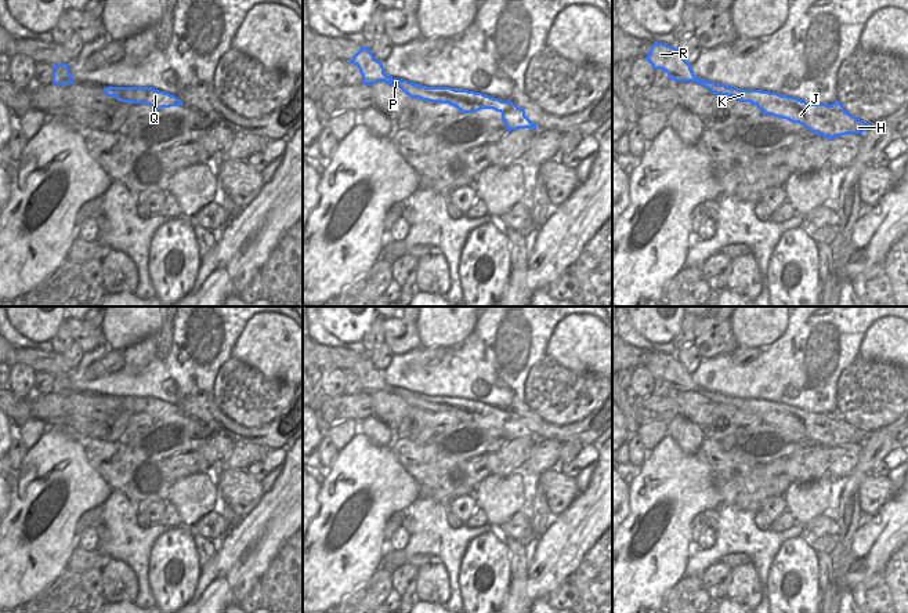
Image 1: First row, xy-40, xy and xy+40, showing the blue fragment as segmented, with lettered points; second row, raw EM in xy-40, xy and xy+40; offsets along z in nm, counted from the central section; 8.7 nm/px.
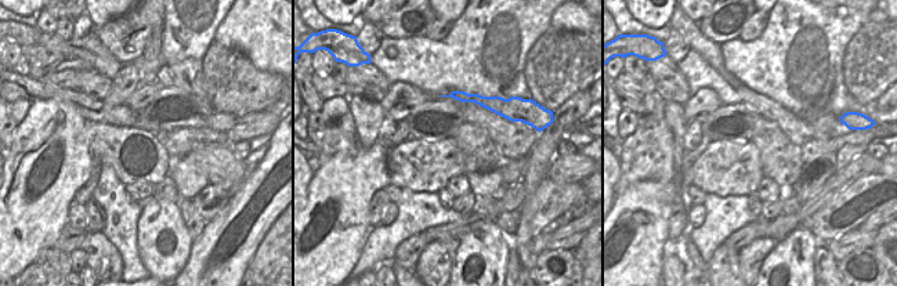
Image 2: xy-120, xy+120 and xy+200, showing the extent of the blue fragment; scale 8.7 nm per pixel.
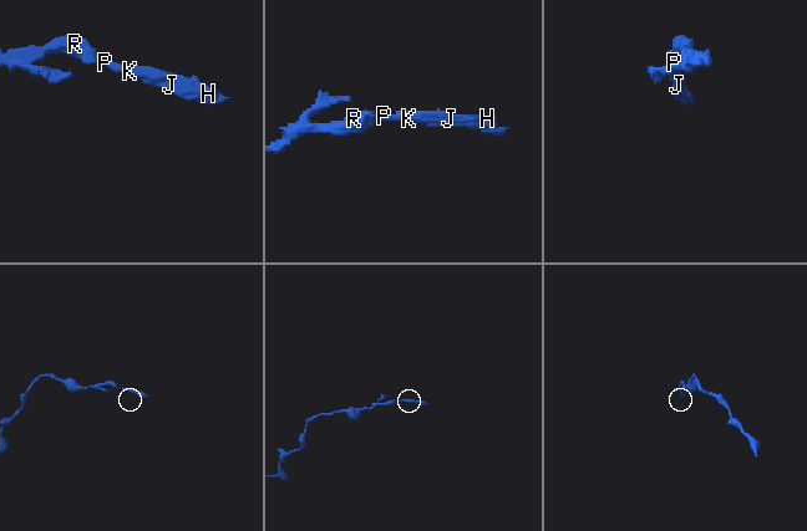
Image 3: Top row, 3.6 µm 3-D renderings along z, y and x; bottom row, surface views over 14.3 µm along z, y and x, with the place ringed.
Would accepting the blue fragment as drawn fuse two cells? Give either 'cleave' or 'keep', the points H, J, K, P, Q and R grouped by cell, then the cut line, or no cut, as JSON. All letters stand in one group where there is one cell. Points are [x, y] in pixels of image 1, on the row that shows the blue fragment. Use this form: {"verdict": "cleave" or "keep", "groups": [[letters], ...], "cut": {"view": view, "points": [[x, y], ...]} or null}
{"verdict": "keep", "groups": [["H", "J", "K", "P", "Q", "R"]], "cut": null}

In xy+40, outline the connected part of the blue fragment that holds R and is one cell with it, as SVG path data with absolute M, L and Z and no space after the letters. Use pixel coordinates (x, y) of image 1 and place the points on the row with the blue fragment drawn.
M654 43L645 59L654 69L665 70L670 80L694 81L710 90L715 95L727 95L742 102L750 102L764 115L799 123L815 135L822 135L828 139L846 134L862 134L871 124L846 112L839 101L835 101L832 105L811 104L778 93L739 90L737 87L698 79L691 65L683 58L677 48L665 43Z

